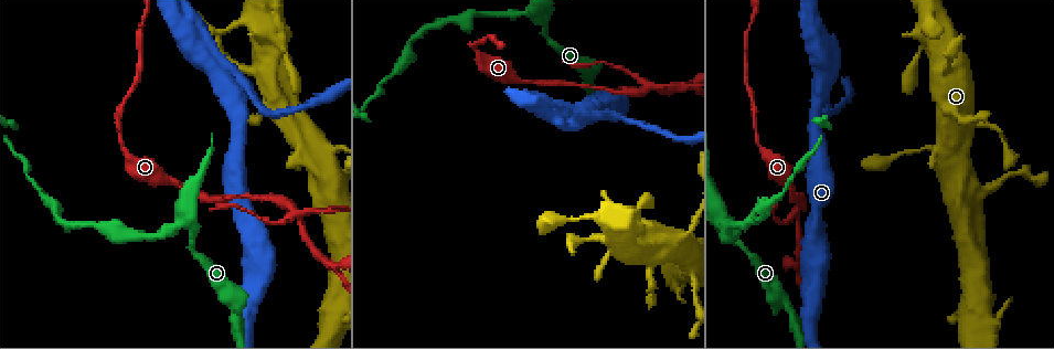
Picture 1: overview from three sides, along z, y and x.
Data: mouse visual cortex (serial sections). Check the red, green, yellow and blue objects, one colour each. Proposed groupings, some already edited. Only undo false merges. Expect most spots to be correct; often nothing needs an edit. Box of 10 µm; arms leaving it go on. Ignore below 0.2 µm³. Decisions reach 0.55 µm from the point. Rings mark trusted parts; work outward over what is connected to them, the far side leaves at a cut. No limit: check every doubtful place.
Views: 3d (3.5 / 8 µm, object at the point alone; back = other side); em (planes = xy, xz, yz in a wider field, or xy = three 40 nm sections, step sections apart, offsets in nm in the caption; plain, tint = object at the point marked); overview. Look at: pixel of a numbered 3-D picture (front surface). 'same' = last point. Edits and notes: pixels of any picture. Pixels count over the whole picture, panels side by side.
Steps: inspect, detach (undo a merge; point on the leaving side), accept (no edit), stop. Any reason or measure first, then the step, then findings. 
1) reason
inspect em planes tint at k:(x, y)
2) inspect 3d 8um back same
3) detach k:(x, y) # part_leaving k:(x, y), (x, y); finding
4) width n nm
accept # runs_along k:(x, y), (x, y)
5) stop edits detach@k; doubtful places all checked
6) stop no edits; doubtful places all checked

two arms in line, one across
inspect 3d 8um at 1:(542, 20)

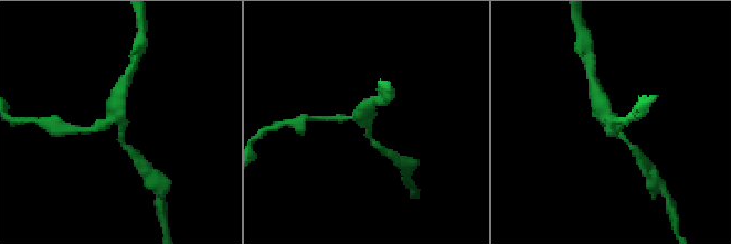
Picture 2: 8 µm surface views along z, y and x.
arms 3; arm_widths 150, 200, 500 nm; need the tissue
inspect em planes tint same

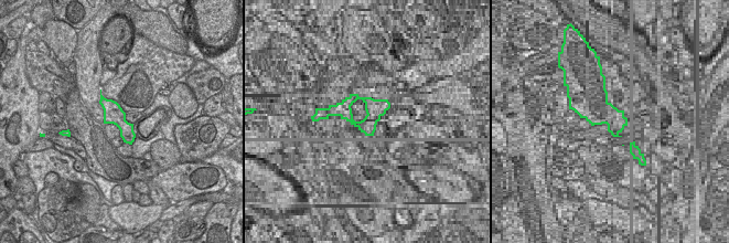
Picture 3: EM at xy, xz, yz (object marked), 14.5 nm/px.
accept # runs_along 2:(372, 140), (362, 119), (340, 118); all the same cell

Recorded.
three-way junction
inspect 3d 3.5um at 1:(796, 214)

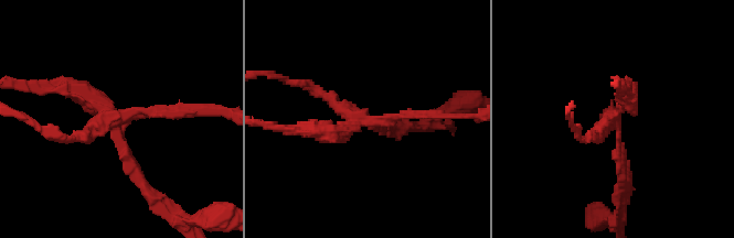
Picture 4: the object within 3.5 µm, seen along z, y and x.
inspect em xy step 2 tint at 4:(112, 121)

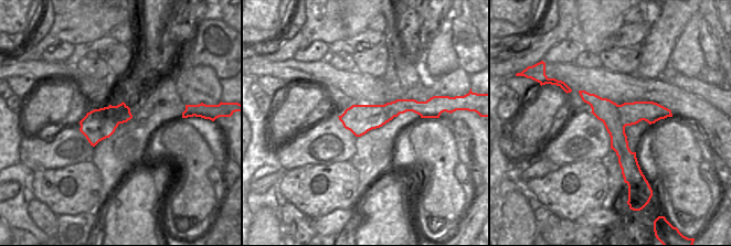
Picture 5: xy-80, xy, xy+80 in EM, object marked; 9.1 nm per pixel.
detach 4:(158, 114) # two cells meet here

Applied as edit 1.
three arms meet
inspect 3d 3.5um at 1:(234, 94)

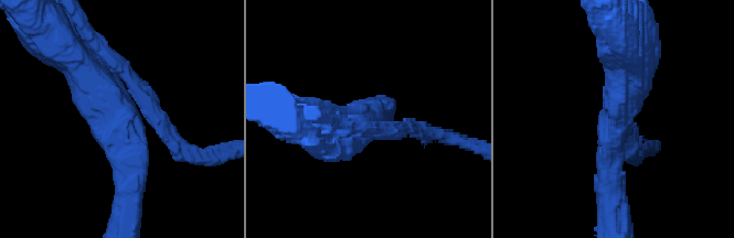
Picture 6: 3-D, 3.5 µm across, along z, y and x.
arm_widths 200, 300, 500 nm
accept # all the same cell

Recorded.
stop edits detach@4; doubtful places all checked

